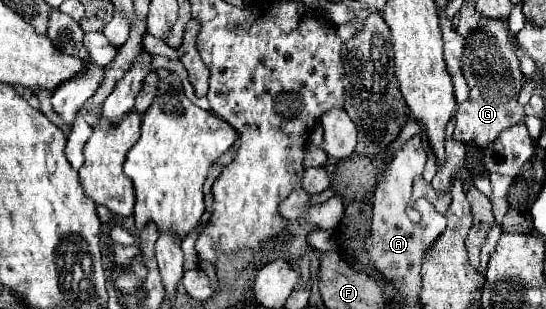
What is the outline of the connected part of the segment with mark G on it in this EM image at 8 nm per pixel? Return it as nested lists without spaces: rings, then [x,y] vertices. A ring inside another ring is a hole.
[[[483,20],[481,30],[473,30],[467,38],[461,64],[471,94],[465,104],[457,106],[455,140],[473,144],[477,148],[487,148],[505,128],[523,122],[525,110],[517,102],[523,86],[523,74],[511,44],[515,44],[515,36],[509,34],[509,28],[503,20]]]

